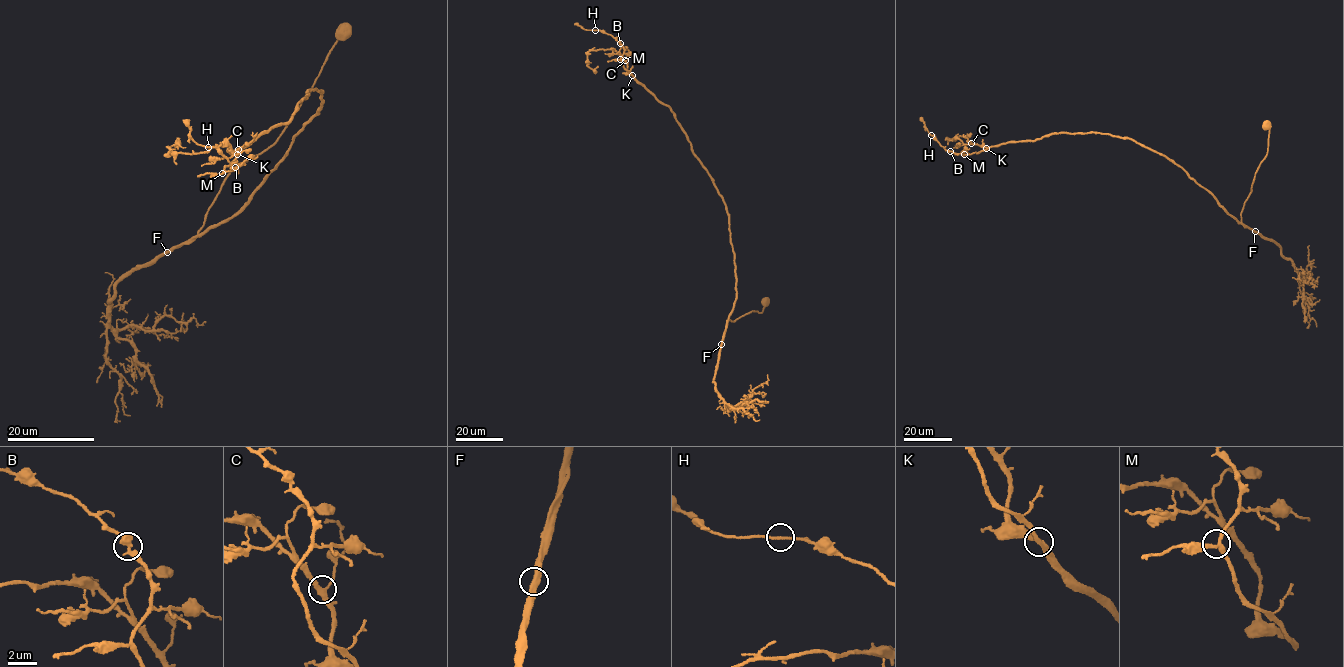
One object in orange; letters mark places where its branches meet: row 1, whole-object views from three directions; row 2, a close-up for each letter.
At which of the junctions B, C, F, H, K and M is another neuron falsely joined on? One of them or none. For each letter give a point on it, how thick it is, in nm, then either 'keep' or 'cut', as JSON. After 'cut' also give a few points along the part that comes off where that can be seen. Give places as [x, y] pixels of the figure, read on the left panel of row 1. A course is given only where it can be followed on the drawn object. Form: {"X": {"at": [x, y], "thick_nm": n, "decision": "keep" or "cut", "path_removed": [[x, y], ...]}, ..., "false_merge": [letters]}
{"B": {"at": [235, 167], "thick_nm": 440, "decision": "keep"}, "C": {"at": [238, 149], "thick_nm": 280, "decision": "keep"}, "F": {"at": [167, 252], "thick_nm": 460, "decision": "keep"}, "H": {"at": [208, 147], "thick_nm": 180, "decision": "keep"}, "K": {"at": [237, 154], "thick_nm": 360, "decision": "keep"}, "M": {"at": [222, 173], "thick_nm": 240, "decision": "keep"}, "false_merge": []}

